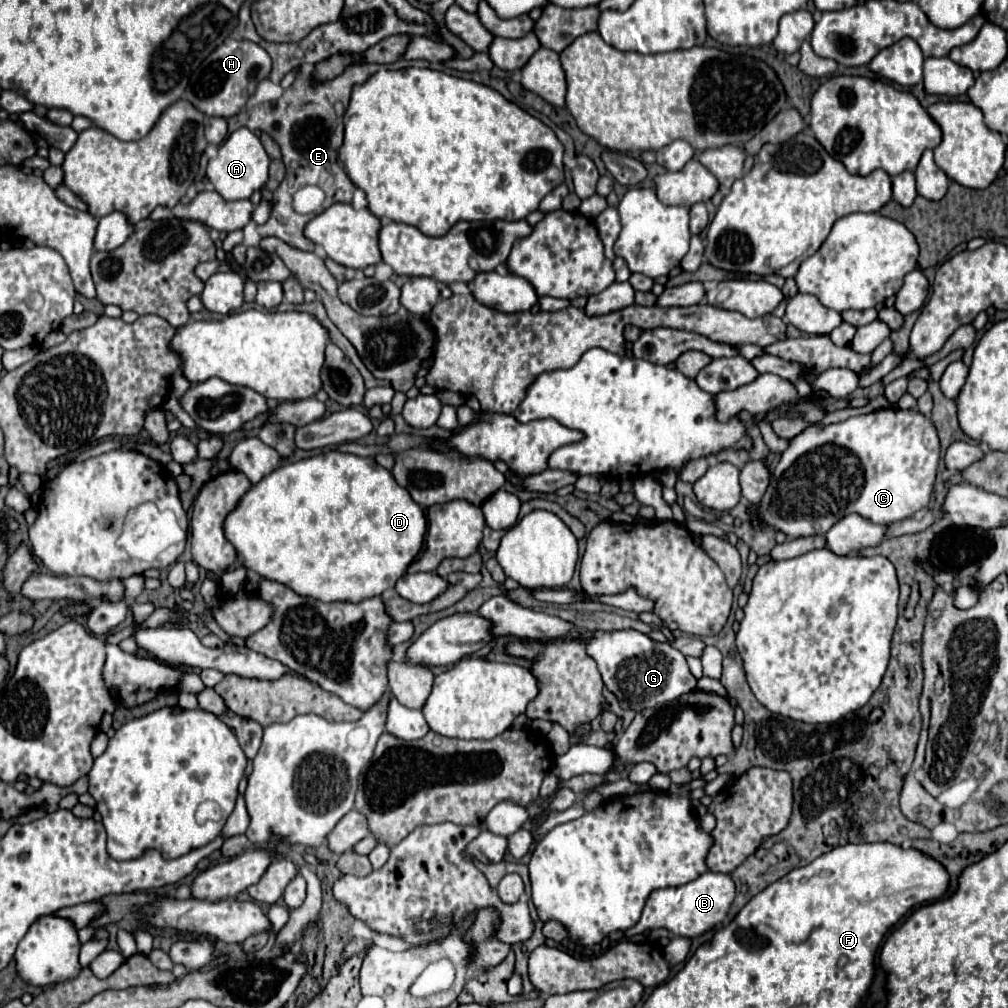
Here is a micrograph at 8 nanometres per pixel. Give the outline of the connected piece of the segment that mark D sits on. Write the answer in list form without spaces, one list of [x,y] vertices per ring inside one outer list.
[[[329,451],[329,453],[321,453],[321,455],[301,459],[301,461],[295,461],[295,463],[285,463],[285,465],[277,467],[273,473],[265,475],[257,485],[253,485],[239,499],[237,507],[227,513],[227,517],[223,521],[223,531],[225,531],[225,537],[229,539],[229,543],[235,547],[237,557],[243,559],[245,569],[255,571],[269,581],[283,583],[285,587],[293,589],[297,595],[303,595],[303,597],[313,597],[313,599],[319,599],[319,601],[325,601],[325,603],[331,603],[331,601],[359,603],[367,597],[381,595],[385,589],[391,589],[395,585],[395,579],[405,575],[409,563],[417,557],[417,553],[423,547],[427,521],[425,521],[423,509],[411,499],[411,495],[407,495],[407,491],[403,491],[403,487],[399,487],[395,483],[395,479],[391,479],[391,473],[387,469],[383,469],[381,465],[375,463],[373,457],[359,457],[359,455],[341,453],[341,451]]]

